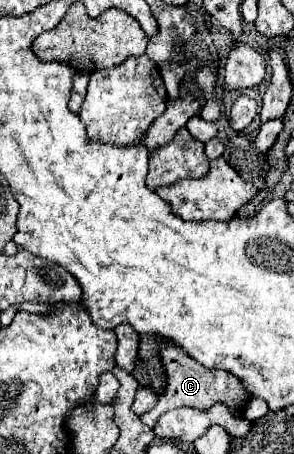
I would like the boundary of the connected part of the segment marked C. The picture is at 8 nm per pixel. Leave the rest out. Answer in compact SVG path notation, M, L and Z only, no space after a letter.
M161 343L161 359L163 359L163 365L167 369L167 377L169 377L169 383L163 391L163 395L159 397L155 409L151 409L151 413L143 415L141 419L149 425L149 427L155 427L157 425L157 419L165 413L165 411L171 411L171 409L177 409L177 407L197 407L197 409L207 409L211 407L213 403L217 401L225 401L229 407L233 409L245 409L249 397L247 393L243 391L243 385L241 381L227 373L227 371L217 371L217 369L207 369L199 363L195 363L195 359L191 359L181 347L177 345L169 345L169 343Z

